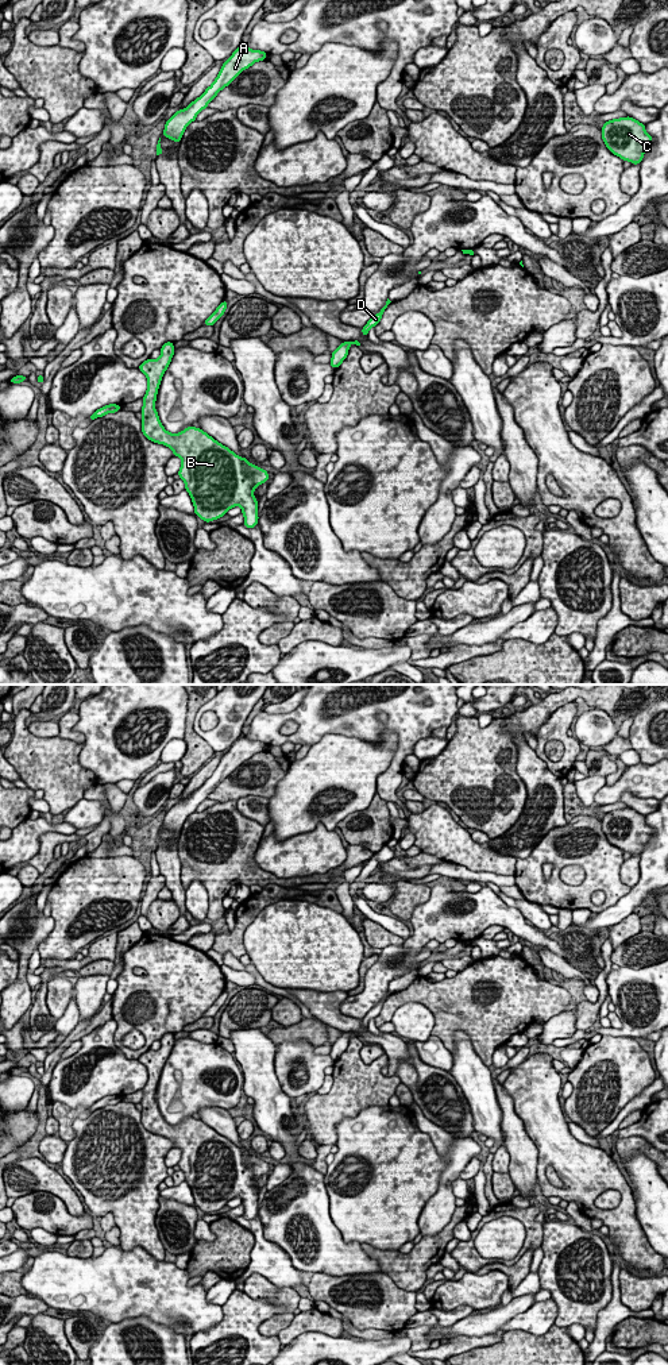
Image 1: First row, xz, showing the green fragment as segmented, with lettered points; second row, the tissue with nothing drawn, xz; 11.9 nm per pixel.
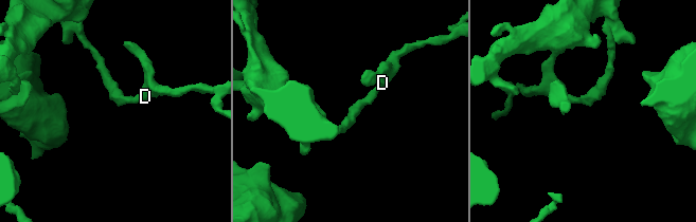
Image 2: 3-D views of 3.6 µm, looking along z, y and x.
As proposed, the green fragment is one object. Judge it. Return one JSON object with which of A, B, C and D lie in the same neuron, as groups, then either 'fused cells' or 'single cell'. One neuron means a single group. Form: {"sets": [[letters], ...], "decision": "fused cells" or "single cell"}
{"sets": [["A", "B", "D"], ["C"]], "decision": "fused cells"}

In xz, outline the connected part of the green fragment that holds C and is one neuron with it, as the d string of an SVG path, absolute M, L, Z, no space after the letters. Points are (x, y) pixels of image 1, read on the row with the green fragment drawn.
M630 116L606 122L601 132L609 151L633 165L640 165L653 143L653 138L645 131L645 124Z

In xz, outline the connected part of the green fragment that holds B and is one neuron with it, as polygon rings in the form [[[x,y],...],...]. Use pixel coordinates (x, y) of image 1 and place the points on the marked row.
[[[166,342],[158,359],[147,359],[139,370],[147,377],[147,392],[143,396],[142,432],[150,441],[173,450],[173,456],[181,458],[179,478],[185,482],[194,514],[211,523],[227,514],[233,506],[240,506],[243,525],[255,528],[259,520],[255,487],[270,479],[269,473],[248,459],[238,456],[220,444],[201,428],[186,427],[179,433],[170,433],[162,425],[155,401],[165,371],[174,355],[173,342]]]

